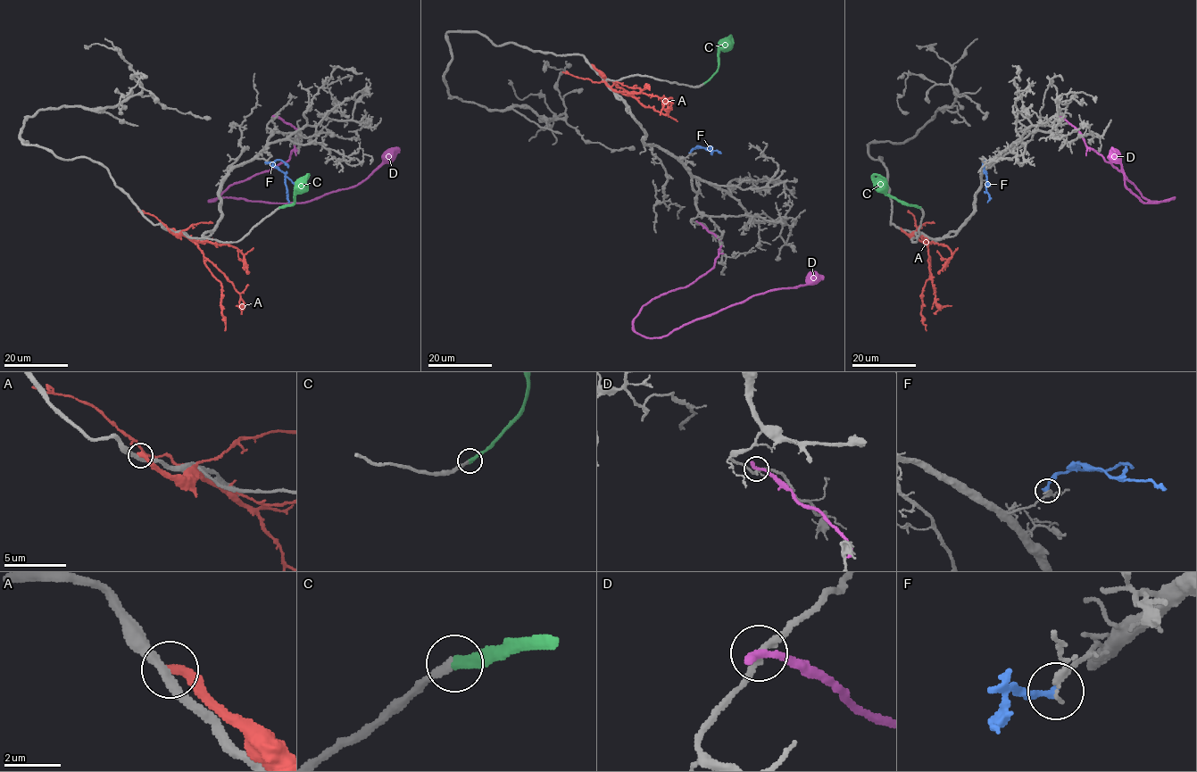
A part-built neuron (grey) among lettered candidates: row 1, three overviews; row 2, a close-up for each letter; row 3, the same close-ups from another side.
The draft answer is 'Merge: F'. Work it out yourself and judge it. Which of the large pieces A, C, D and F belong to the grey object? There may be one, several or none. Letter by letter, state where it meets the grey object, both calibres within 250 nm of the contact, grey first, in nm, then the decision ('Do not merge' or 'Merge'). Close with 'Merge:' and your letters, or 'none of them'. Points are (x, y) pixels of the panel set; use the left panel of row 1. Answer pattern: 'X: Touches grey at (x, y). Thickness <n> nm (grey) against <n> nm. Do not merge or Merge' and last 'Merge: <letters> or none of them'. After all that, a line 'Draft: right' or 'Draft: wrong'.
A: Touches grey at (166, 228). Thickness 320 nm (grey) against 340 nm. Do not merge
C: Touches grey at (279, 207). Thickness 280 nm (grey) against 360 nm. Merge
D: Touches grey at (273, 116). Thickness 220 nm (grey) against 320 nm. Do not merge
F: Touches grey at (266, 162). Thickness 240 nm (grey) against 280 nm. Do not merge
Merge: C
Draft: wrong

